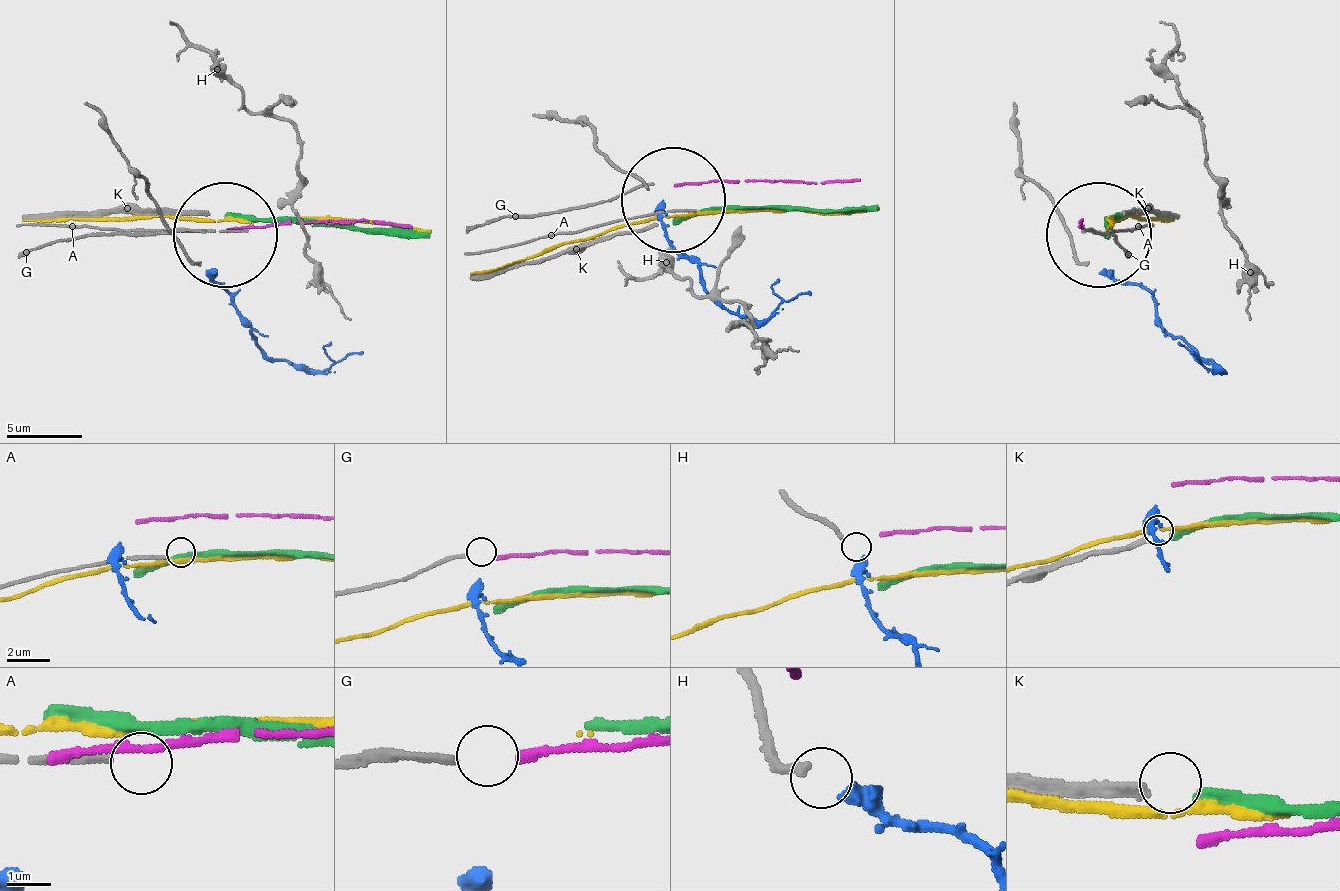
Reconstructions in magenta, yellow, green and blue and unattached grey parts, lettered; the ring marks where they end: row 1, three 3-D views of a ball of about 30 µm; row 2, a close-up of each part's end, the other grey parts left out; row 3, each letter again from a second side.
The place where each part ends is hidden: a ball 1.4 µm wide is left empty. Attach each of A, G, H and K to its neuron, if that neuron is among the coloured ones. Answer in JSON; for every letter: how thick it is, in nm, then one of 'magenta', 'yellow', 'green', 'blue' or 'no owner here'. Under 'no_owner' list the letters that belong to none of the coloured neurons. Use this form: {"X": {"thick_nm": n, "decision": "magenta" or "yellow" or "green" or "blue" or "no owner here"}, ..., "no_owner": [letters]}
{"A": {"thick_nm": 170, "decision": "no owner here"}, "G": {"thick_nm": 180, "decision": "magenta"}, "H": {"thick_nm": 220, "decision": "blue"}, "K": {"thick_nm": 260, "decision": "green"}, "no_owner": ["A"]}

